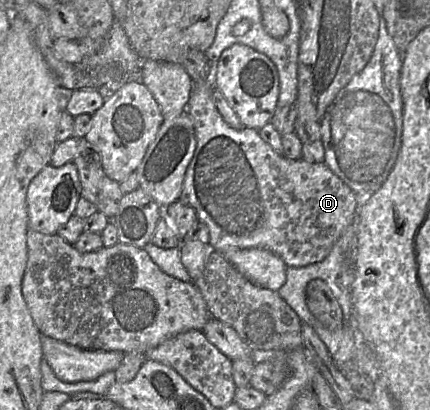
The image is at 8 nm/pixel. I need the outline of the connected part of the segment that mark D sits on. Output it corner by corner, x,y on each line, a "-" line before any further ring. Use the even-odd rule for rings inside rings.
208,80
195,82
186,106
197,146
185,173
179,201
193,207
198,220
207,225
211,250
224,253
228,249
266,249
280,257
286,266
292,267
322,261
346,227
357,223
359,196
324,162
288,159
277,154
260,137
257,129
231,128
212,101
213,88
214,83

